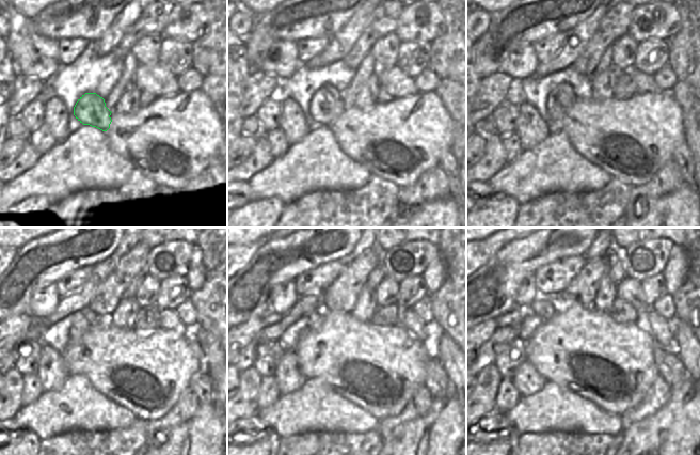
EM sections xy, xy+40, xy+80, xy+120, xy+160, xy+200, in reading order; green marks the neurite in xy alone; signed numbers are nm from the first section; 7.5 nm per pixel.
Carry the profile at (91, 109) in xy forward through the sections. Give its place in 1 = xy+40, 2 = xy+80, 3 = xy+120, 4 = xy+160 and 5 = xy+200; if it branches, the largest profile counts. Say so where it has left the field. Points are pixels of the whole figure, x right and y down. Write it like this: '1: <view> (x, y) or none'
1: xy+40 (325, 106)
2: xy+80 (561, 97)
3: xy+120 (80, 328)
4: xy+160 (316, 322)
5: xy+200 (542, 306)

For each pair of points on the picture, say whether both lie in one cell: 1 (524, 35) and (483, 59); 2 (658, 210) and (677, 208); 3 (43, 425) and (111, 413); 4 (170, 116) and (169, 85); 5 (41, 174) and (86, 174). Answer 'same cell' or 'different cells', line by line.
1: same cell
2: same cell
3: same cell
4: different cells
5: same cell

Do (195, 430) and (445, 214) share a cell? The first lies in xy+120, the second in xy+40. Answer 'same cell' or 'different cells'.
same cell

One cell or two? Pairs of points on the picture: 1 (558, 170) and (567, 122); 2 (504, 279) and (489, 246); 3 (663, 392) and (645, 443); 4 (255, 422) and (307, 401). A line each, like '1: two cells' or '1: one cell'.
1: two cells
2: two cells
3: two cells
4: two cells

